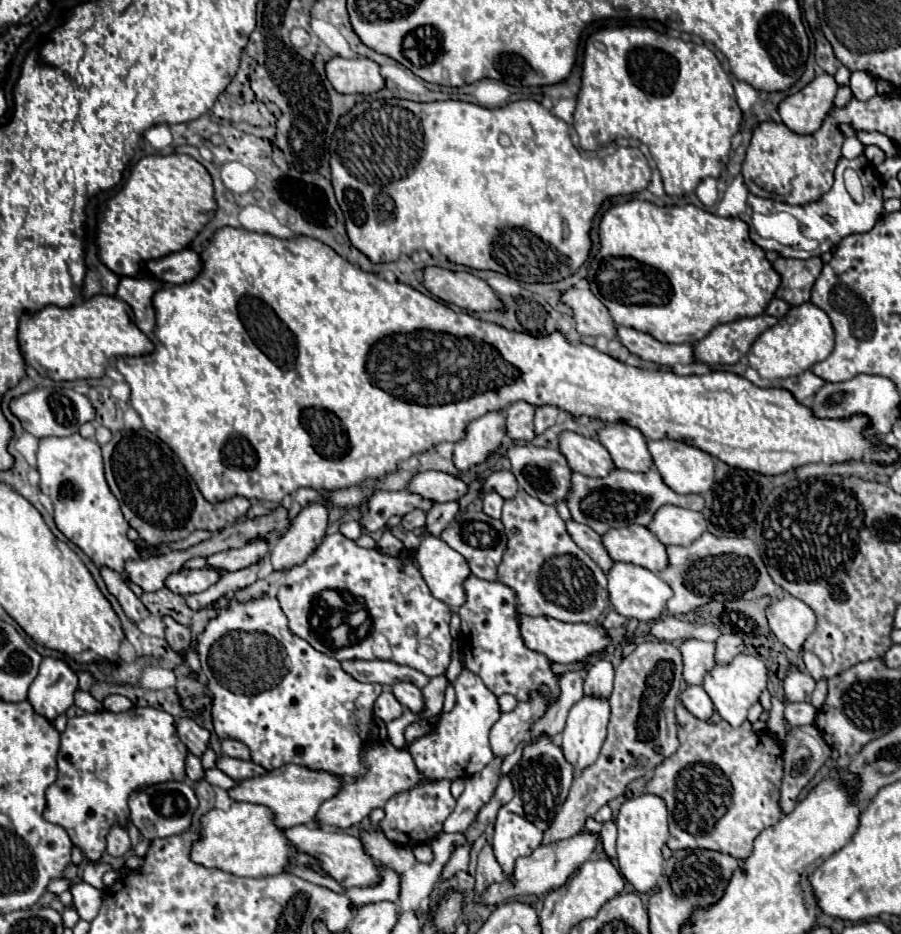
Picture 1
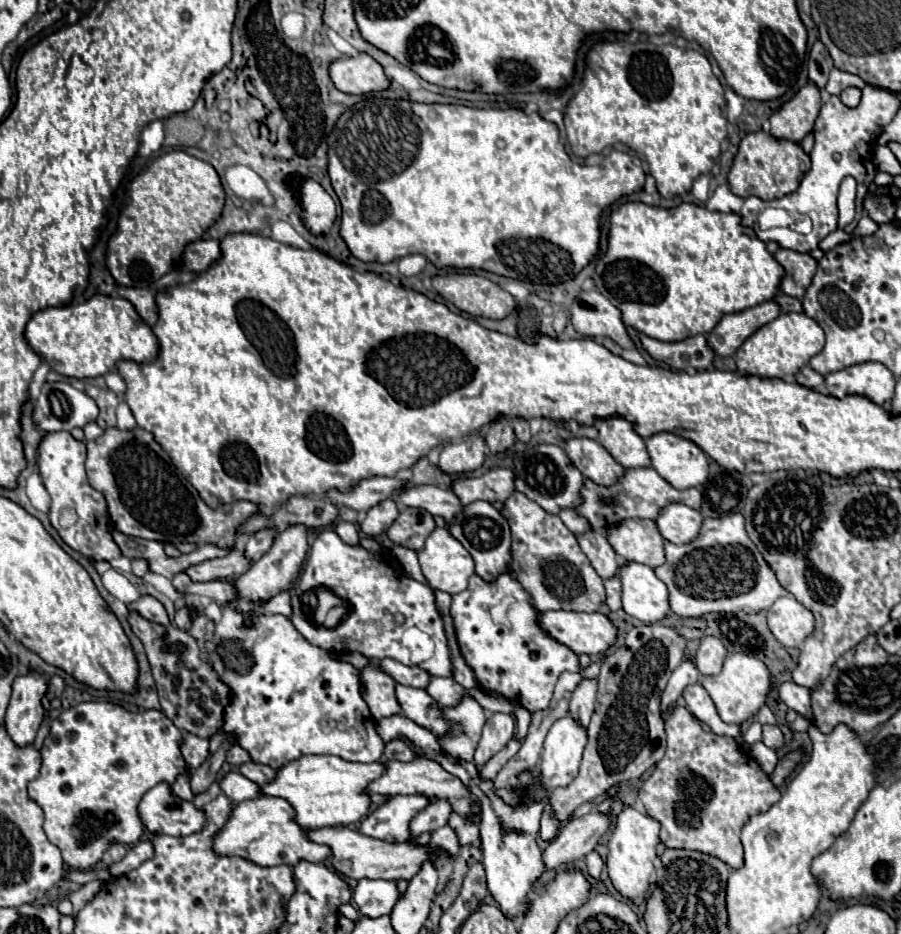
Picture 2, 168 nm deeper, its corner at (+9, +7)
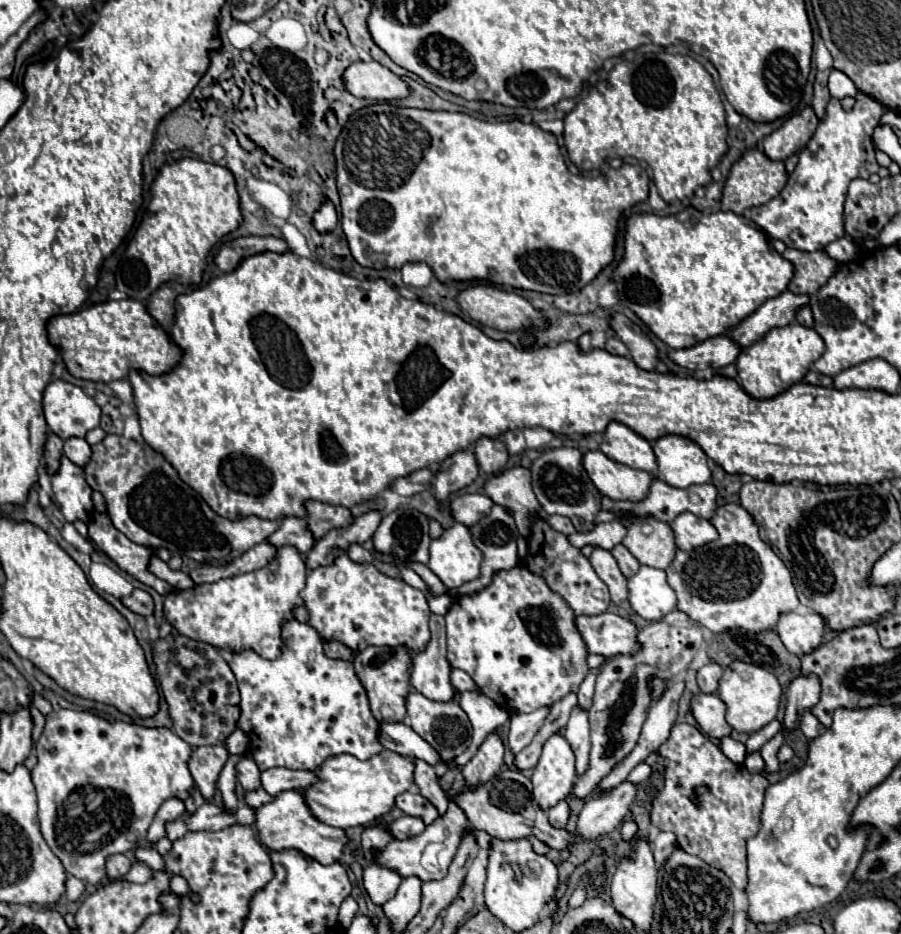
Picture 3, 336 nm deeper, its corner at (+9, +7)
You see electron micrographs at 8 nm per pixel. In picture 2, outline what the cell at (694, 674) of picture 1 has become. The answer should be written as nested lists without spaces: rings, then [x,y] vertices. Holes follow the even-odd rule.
[[[684,657],[684,661],[672,671],[668,687],[662,693],[662,711],[668,711],[668,707],[676,703],[676,699],[682,695],[686,685],[698,683],[698,677],[700,677],[700,671],[696,669],[694,659],[692,657]]]

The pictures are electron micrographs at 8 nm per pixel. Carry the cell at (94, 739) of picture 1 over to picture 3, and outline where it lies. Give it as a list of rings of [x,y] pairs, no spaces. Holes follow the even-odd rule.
[[[60,709],[46,715],[44,731],[36,741],[38,763],[32,769],[32,783],[38,795],[42,837],[46,839],[52,853],[62,861],[64,869],[90,885],[98,885],[98,881],[106,877],[106,859],[112,853],[126,853],[142,845],[158,807],[168,797],[184,801],[192,793],[194,779],[188,771],[190,755],[192,747],[166,727],[148,729],[122,721],[108,723],[90,711],[72,709]],[[94,827],[98,827],[98,839],[88,841],[88,833]]]

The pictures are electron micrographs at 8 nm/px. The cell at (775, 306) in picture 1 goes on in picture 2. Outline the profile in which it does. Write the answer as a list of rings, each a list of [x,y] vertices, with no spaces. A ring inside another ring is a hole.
[[[778,293],[778,295],[774,297],[774,301],[780,305],[780,311],[782,311],[782,313],[790,313],[790,311],[802,311],[802,303],[800,303],[796,297],[788,297],[788,295]]]

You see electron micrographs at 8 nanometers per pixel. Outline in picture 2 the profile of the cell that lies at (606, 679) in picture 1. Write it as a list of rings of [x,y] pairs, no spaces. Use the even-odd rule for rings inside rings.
[[[582,677],[580,685],[572,693],[570,699],[570,715],[578,719],[584,727],[588,727],[590,717],[594,713],[594,701],[596,701],[596,689],[598,689],[598,679],[586,679]]]

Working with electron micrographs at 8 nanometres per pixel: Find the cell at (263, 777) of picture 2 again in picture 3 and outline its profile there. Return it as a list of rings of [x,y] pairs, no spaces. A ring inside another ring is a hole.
[[[274,767],[262,771],[262,787],[270,795],[278,795],[288,789],[304,789],[318,781],[314,771],[292,771],[284,767]]]

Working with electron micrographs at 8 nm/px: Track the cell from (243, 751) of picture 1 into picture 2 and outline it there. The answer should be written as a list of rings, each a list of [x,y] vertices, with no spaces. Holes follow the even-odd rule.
[[[236,743],[236,745],[232,745],[232,749],[228,749],[228,757],[226,757],[226,761],[230,763],[230,765],[240,765],[240,763],[246,763],[246,761],[250,761],[250,755]]]

